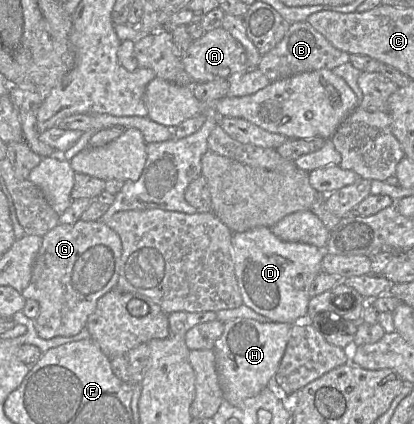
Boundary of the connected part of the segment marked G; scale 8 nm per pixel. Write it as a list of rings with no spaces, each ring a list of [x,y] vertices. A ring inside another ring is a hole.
[[[97,220],[58,224],[42,237],[30,283],[21,293],[24,299],[35,300],[40,306],[40,313],[35,319],[35,329],[39,337],[48,340],[57,336],[74,336],[86,327],[88,317],[96,310],[98,300],[117,286],[121,253],[119,235]]]

